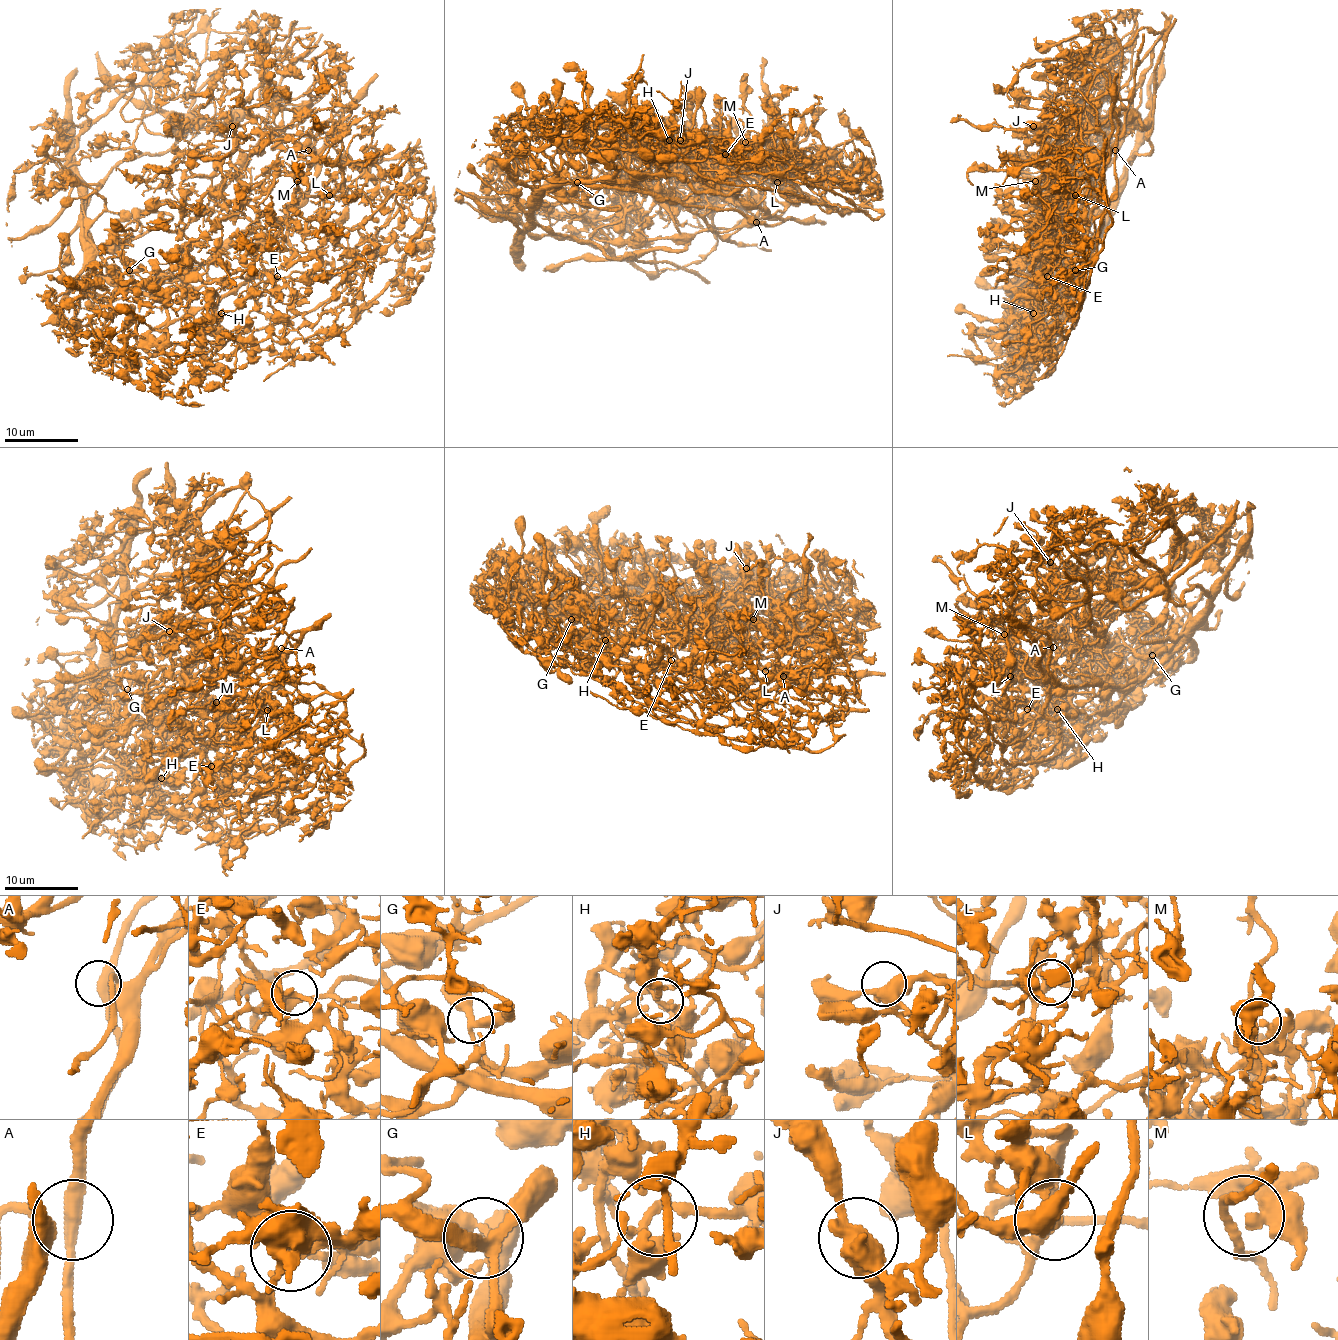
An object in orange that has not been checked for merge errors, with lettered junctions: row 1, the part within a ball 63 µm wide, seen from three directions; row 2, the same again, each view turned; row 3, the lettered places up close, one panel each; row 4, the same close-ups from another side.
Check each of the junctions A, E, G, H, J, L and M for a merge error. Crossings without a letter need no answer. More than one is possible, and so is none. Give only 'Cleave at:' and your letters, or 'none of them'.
Cleave at: none of them

